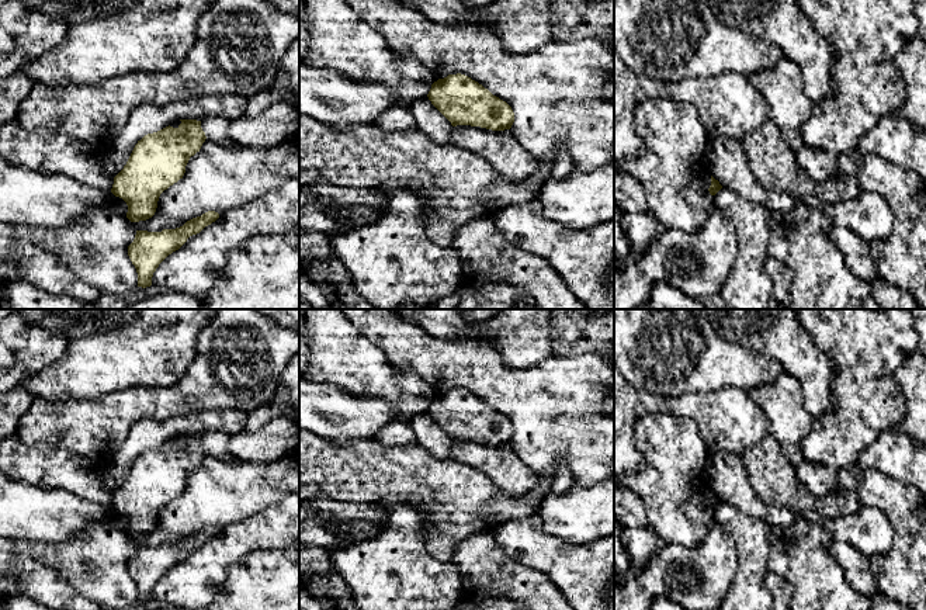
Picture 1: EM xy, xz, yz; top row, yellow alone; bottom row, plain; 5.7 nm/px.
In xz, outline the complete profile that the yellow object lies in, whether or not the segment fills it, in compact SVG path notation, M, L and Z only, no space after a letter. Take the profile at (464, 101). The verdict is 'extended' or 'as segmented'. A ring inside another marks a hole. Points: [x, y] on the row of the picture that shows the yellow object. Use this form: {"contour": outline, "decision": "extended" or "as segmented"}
{"contour": "M461 73L434 82L427 97L452 126L471 125L504 131L514 122L514 112L506 101Z", "decision": "as segmented"}

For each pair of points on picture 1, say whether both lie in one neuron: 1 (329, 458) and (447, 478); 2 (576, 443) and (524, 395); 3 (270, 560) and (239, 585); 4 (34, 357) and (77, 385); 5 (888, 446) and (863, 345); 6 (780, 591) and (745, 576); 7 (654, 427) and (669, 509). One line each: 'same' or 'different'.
1: same
2: same
3: same
4: different
5: different
6: different
7: same

